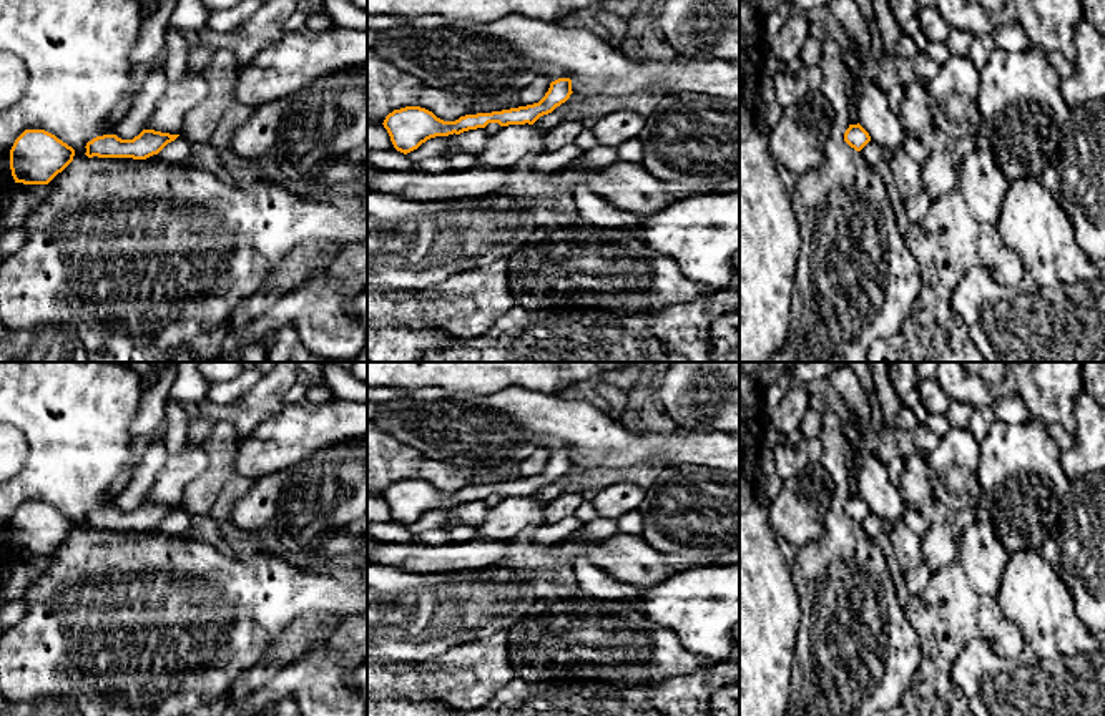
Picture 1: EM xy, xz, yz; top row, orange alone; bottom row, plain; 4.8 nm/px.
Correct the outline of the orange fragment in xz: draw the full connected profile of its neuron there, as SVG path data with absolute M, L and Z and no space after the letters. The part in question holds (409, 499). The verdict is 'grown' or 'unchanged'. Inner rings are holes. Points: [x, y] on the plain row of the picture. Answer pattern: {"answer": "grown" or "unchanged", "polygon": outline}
{"answer": "unchanged", "polygon": "M558 450L550 455L545 468L533 477L492 483L465 487L455 493L444 493L432 483L420 478L405 478L394 482L384 492L394 520L404 527L417 522L422 515L435 508L460 507L469 502L485 500L489 495L508 497L533 497L540 488L552 485L557 478L565 475L572 467L572 452Z"}

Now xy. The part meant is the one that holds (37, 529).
{"answer": "unchanged", "polygon": "M25 502L10 522L15 555L48 557L75 528L75 522L45 502Z"}

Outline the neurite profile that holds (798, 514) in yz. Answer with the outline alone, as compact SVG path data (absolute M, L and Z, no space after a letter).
M808 463L771 498L768 512L774 535L783 537L796 550L816 540L824 532L832 497L834 482L824 467Z

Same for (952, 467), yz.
M950 427L937 449L924 454L936 502L950 517L980 508L979 445L967 427Z

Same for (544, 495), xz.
M572 465L570 470L565 475L562 475L560 478L557 478L552 485L540 488L533 495L533 498L543 505L548 503L550 500L553 500L555 497L558 497L560 493L565 492L567 482L578 470L580 470L580 467Z

